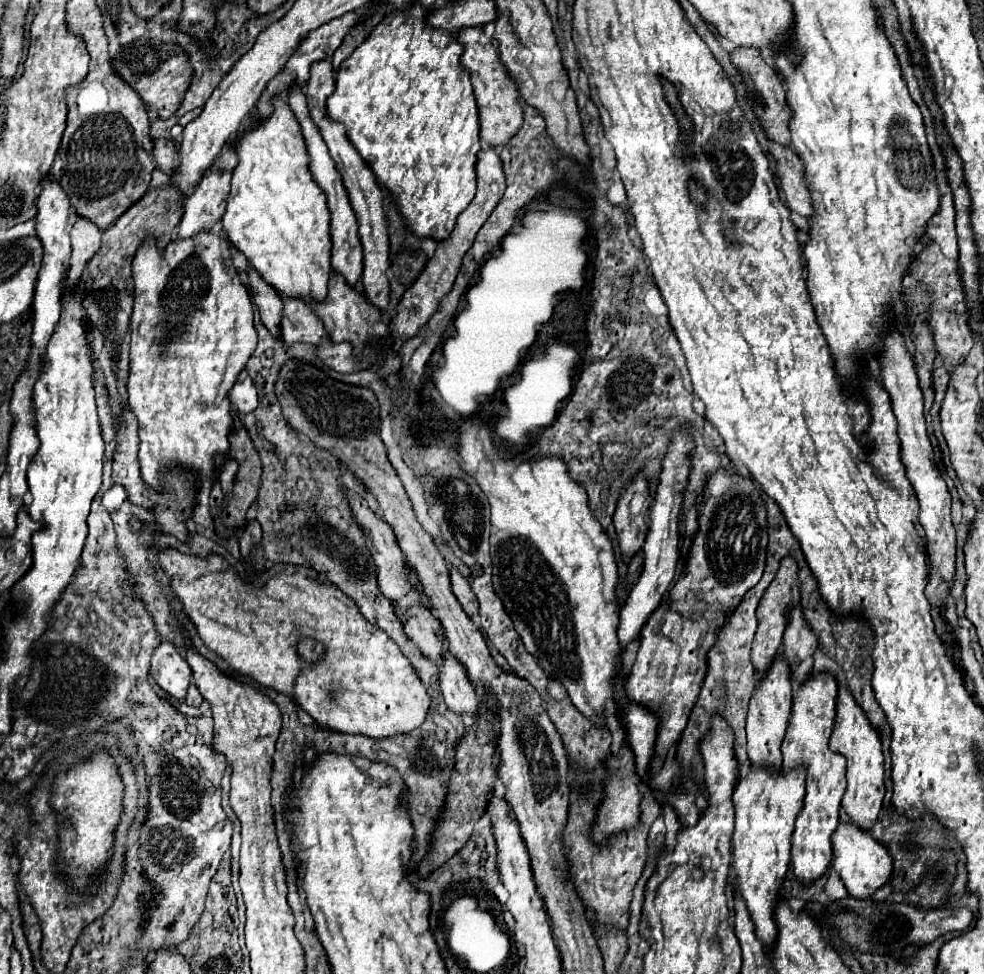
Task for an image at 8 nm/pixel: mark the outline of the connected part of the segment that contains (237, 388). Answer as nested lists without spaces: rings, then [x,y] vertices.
[[[239,376],[235,386],[229,392],[229,400],[231,404],[241,412],[241,414],[249,414],[257,408],[257,390],[251,382],[251,378],[247,376]]]

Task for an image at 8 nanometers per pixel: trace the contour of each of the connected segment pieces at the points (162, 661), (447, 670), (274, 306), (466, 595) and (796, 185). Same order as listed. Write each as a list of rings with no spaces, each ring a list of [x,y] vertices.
[[[161,642],[151,658],[151,676],[167,694],[183,700],[191,682],[191,668],[173,642]]]
[[[445,652],[441,656],[439,666],[439,684],[447,702],[447,708],[451,708],[457,714],[471,714],[473,718],[479,716],[479,696],[475,688],[471,686],[471,680],[467,676],[465,666],[451,654]]]
[[[249,268],[249,286],[253,290],[253,302],[259,308],[261,322],[267,326],[267,330],[273,334],[273,338],[281,338],[281,310],[283,300],[277,296],[277,292],[253,270]]]
[[[455,566],[449,568],[449,574],[451,574],[453,594],[455,594],[455,598],[461,602],[463,610],[465,610],[469,616],[477,614],[477,606],[479,606],[479,604],[477,604],[477,598],[475,598],[475,594],[473,594],[471,586],[469,586],[469,580],[465,580]]]
[[[769,142],[771,152],[777,160],[777,174],[781,180],[781,188],[787,196],[787,204],[791,210],[801,216],[813,216],[813,204],[809,202],[809,188],[805,186],[805,168],[797,154],[791,148],[785,148],[777,142]]]

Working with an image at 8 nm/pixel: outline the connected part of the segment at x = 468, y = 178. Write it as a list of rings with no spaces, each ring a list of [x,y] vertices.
[[[409,6],[405,10],[388,11],[381,22],[371,30],[367,40],[341,64],[335,92],[327,100],[327,112],[329,112],[329,118],[335,118],[347,126],[347,136],[349,136],[351,144],[359,150],[359,154],[363,156],[367,166],[375,172],[377,180],[393,194],[409,228],[413,226],[411,232],[417,238],[443,240],[443,238],[447,238],[447,234],[451,234],[459,212],[465,210],[469,206],[471,198],[475,196],[475,162],[477,162],[477,154],[481,150],[481,140],[479,140],[479,114],[477,114],[477,104],[475,104],[475,96],[473,96],[473,88],[471,88],[471,80],[469,80],[469,70],[461,64],[463,44],[457,42],[455,34],[429,26],[427,14],[429,14],[429,8],[425,8],[425,6]]]

